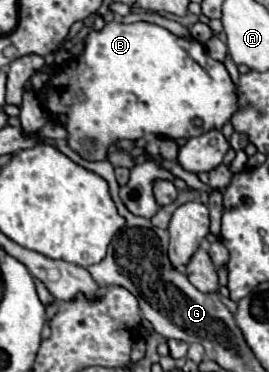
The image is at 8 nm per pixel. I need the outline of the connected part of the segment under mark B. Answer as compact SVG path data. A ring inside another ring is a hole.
M110 21L100 31L92 29L84 39L84 49L80 57L68 59L62 67L62 73L50 77L42 91L44 107L56 121L62 125L64 109L64 127L68 131L68 145L82 157L92 161L102 161L108 157L108 147L118 139L140 139L144 135L166 135L172 139L188 139L202 135L210 129L222 129L224 123L232 119L238 109L238 93L232 83L226 67L220 61L214 61L202 43L196 39L180 39L168 29L154 23L118 23ZM194 119L200 119L202 125L194 125ZM92 139L96 151L86 151L84 141Z

